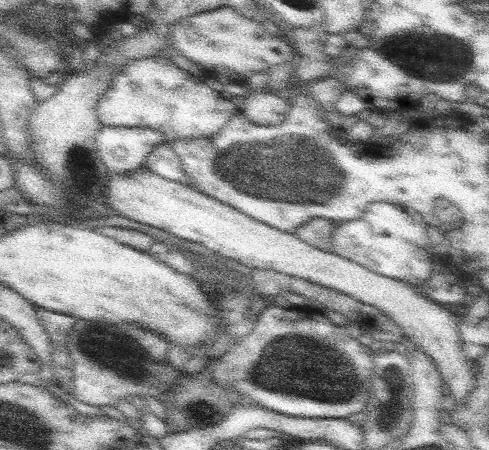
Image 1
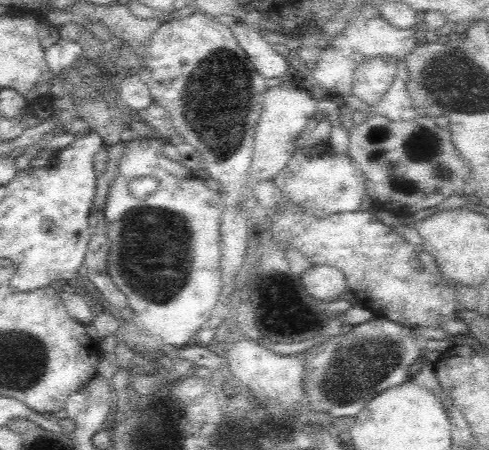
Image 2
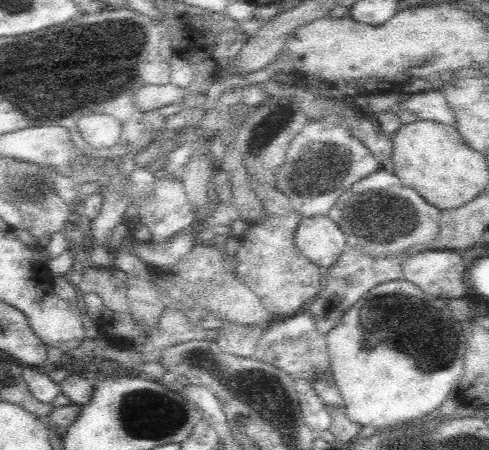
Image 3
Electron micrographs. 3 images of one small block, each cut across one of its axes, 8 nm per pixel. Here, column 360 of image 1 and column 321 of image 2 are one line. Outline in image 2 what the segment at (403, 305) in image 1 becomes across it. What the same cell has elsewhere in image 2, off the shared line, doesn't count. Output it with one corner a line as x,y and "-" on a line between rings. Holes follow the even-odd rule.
310,266
308,272
300,276
310,296
318,302
330,302
348,294
346,276
336,266

